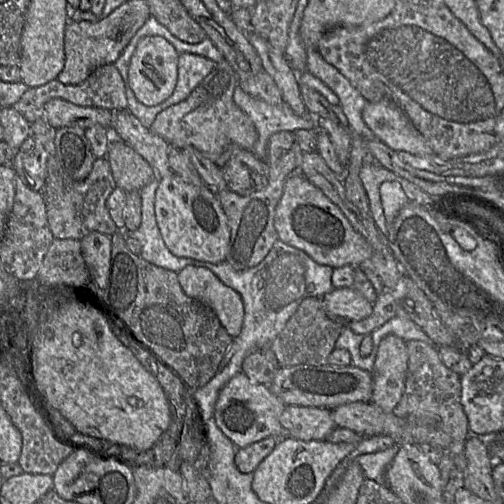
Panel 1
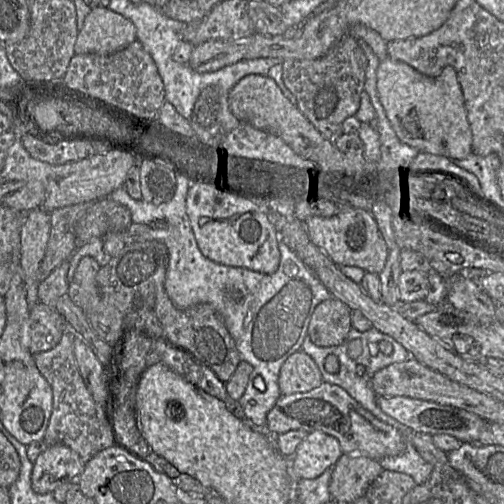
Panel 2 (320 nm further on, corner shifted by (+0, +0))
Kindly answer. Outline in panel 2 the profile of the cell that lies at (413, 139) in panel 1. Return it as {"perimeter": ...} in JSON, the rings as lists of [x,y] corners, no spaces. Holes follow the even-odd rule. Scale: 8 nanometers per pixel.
{"perimeter":[[[386,57],[377,68],[377,95],[386,117],[398,139],[419,152],[461,160],[472,154],[472,133],[466,115],[465,102],[452,67],[445,68],[438,77],[430,77],[415,70],[409,64]]]}

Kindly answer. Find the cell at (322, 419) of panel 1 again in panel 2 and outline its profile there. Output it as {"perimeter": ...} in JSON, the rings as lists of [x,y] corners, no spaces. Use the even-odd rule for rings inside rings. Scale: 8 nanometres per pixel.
{"perimeter":[[[405,396],[377,397],[377,404],[385,414],[414,431],[432,436],[447,434],[463,443],[477,442],[480,432],[485,429],[488,423],[487,420],[476,414],[460,408]]]}

